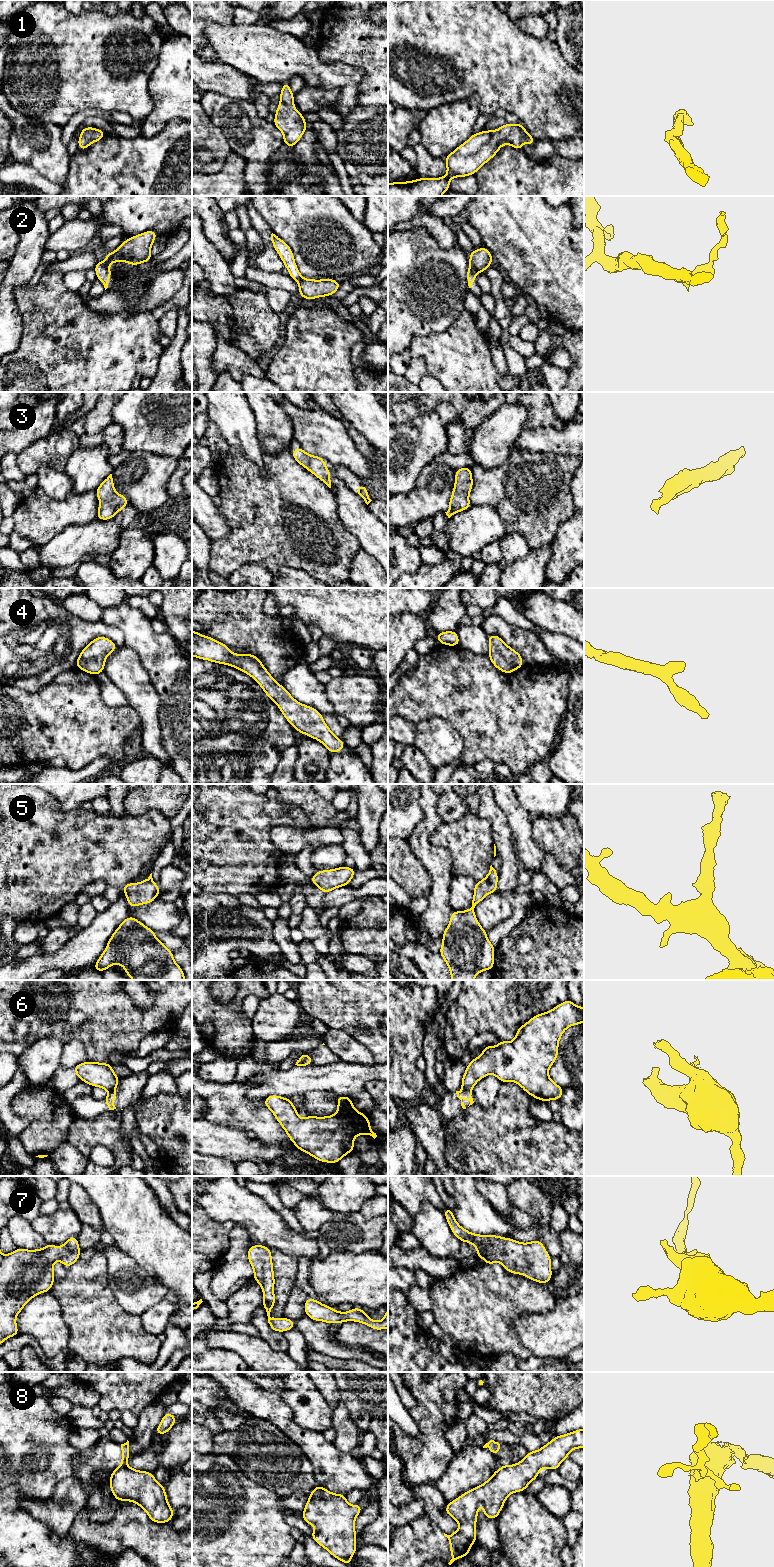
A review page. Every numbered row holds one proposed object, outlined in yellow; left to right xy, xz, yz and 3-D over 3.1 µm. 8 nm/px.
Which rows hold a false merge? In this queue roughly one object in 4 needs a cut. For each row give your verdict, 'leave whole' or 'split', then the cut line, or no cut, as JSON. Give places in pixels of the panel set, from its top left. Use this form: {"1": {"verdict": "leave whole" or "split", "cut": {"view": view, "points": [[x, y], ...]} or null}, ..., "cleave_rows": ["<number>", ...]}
{"1": {"verdict": "leave whole", "cut": null}, "2": {"verdict": "split", "cut": {"view": "yz", "points": [[470, 264], [475, 271]]}}, "3": {"verdict": "leave whole", "cut": null}, "4": {"verdict": "leave whole", "cut": null}, "5": {"verdict": "leave whole", "cut": null}, "6": {"verdict": "split", "cut": {"view": "yz", "points": [[464, 1088], [470, 1090]]}}, "7": {"verdict": "leave whole", "cut": null}, "8": {"verdict": "split", "cut": {"view": "xy", "points": [[125, 1465], [119, 1467]]}}, "cleave_rows": ["2", "6", "8"]}

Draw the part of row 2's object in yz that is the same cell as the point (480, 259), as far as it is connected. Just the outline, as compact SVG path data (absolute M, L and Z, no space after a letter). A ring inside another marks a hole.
M486 247L475 249L471 252L469 254L469 261L477 273L485 272L493 263L491 252Z

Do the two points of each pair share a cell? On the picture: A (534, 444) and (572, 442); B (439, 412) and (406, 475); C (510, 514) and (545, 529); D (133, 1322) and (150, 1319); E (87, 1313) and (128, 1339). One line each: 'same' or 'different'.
A: same
B: same
C: same
D: different
E: same

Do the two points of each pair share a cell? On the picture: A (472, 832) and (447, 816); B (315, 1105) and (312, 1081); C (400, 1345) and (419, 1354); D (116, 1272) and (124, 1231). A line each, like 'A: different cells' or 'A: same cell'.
A: different cells
B: different cells
C: same cell
D: different cells

